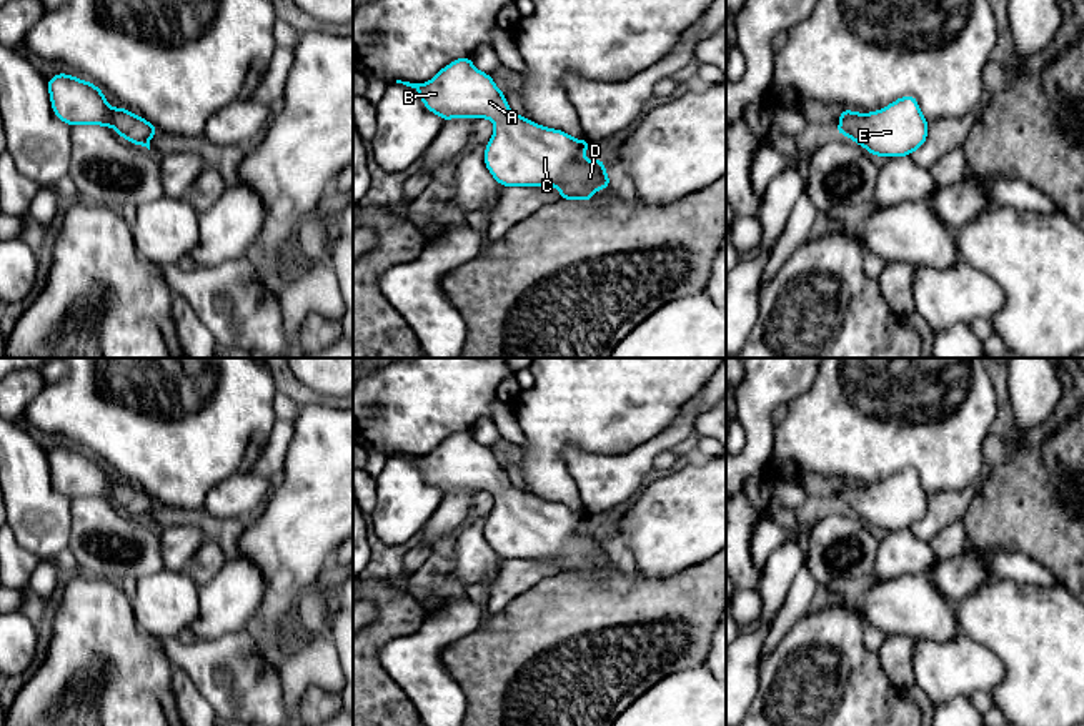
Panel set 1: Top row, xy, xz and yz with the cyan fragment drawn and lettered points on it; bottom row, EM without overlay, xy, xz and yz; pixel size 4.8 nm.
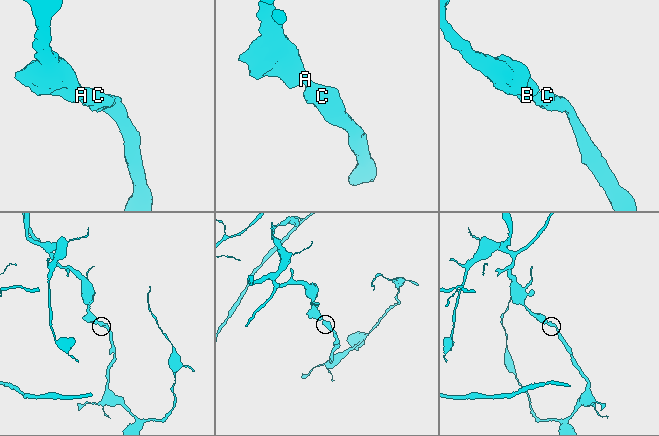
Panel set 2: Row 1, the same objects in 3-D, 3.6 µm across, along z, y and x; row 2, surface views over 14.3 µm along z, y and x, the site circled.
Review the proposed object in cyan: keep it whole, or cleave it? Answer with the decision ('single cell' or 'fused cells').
single cell

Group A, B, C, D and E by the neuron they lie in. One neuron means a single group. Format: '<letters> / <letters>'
A B C D E

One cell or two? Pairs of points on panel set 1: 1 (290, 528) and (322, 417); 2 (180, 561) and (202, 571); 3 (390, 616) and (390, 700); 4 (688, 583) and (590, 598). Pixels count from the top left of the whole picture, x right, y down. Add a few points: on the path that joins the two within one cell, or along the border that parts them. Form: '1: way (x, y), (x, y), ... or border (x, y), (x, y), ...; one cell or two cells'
1: way (318, 500), (322, 497), (322, 445); one cell
2: border (205, 538), (185, 570); two cells
3: way (377, 636), (370, 643), (370, 680); one cell
4: way (663, 598), (615, 598); one cell

